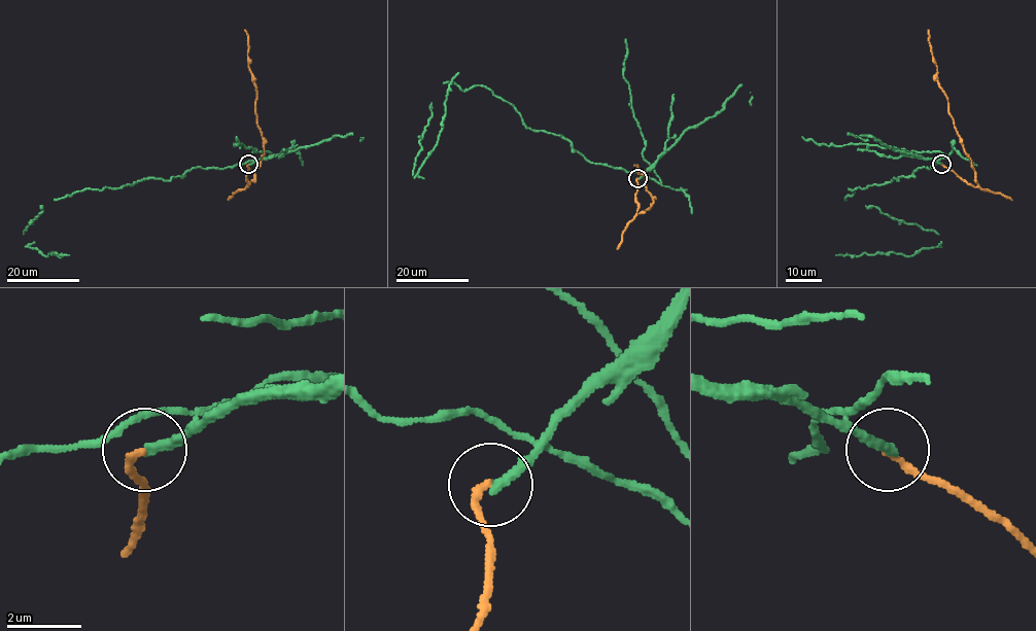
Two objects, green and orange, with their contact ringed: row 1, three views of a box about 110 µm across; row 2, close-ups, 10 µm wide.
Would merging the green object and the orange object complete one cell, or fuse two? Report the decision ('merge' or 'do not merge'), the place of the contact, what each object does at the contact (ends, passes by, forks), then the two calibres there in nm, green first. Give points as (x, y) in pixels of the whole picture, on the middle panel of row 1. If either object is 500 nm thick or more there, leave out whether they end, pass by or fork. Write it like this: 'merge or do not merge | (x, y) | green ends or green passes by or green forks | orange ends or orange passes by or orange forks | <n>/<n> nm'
do not merge | (637, 178) | green ends | orange ends | 280/180 nm

